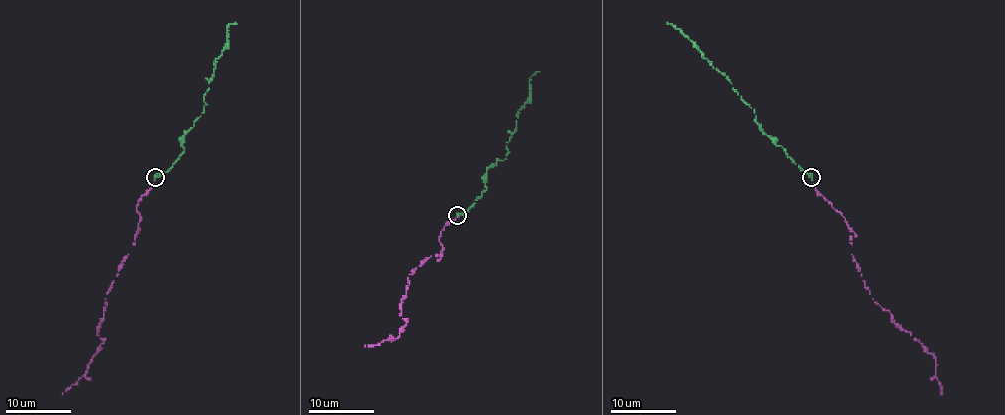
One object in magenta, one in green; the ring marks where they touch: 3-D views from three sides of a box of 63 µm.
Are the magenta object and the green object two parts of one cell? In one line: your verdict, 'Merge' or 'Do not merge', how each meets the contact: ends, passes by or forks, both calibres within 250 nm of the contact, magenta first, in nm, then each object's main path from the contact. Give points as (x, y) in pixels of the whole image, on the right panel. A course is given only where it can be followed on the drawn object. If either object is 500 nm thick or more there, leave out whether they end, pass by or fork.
Merge. At the ring magenta ends. At the ring green ends. Thickness 90 nm (magenta) against 420 nm. Course of magenta: (812, 177), (815, 190), (845, 218), (855, 233), (850, 243), (851, 254), (873, 299), (935, 358), (942, 394). Course of green: (810, 177), (766, 134), (756, 121), (754, 111), (725, 75), (713, 68), (692, 42), (667, 24)

